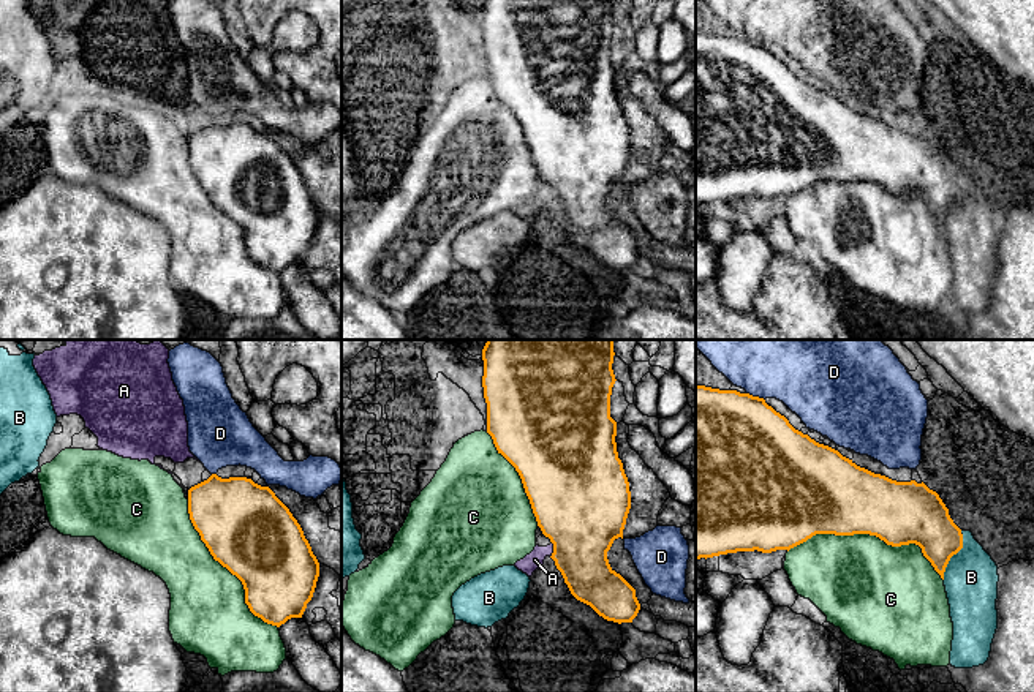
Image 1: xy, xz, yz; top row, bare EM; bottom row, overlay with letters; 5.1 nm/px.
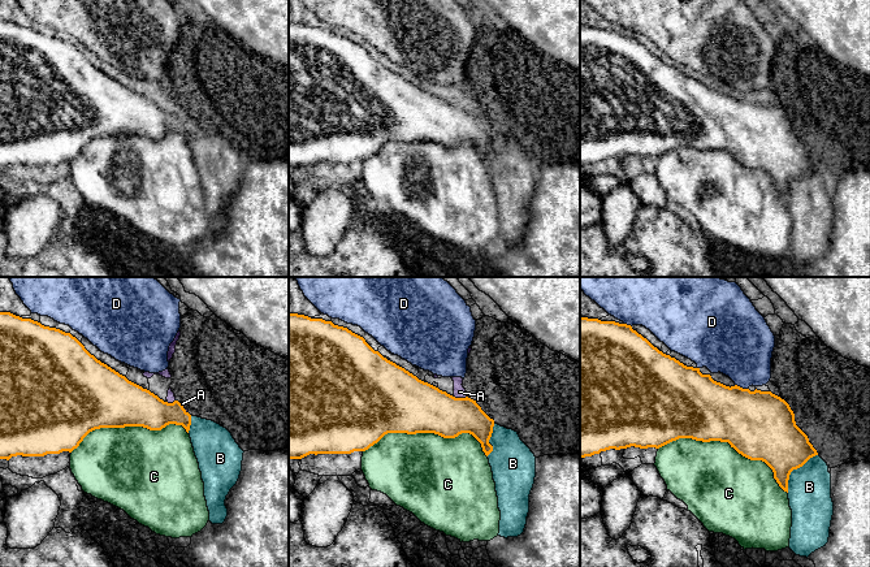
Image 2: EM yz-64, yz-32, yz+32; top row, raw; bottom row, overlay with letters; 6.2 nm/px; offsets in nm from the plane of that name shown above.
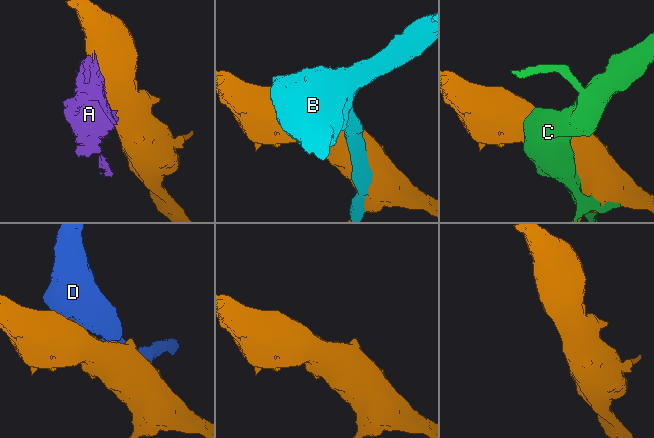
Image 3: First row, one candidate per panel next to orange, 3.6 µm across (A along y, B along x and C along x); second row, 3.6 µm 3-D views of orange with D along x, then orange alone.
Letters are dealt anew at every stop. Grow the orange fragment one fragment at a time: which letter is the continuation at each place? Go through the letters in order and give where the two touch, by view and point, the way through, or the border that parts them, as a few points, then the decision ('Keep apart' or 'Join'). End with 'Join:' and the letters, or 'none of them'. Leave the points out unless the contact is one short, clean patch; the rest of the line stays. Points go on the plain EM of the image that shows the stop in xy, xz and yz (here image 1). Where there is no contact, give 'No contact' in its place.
A: Touches orange at xz (554, 196). Boundary: xz (552, 188), (550, 203). Keep apart
B: Touches orange at yz (954, 199). Keep apart
C: Touches orange at yz (870, 180). Keep apart
D: Touches orange at yz (756, 43). Boundary: yz (747, 38), (764, 46). Keep apart
Join: none of them

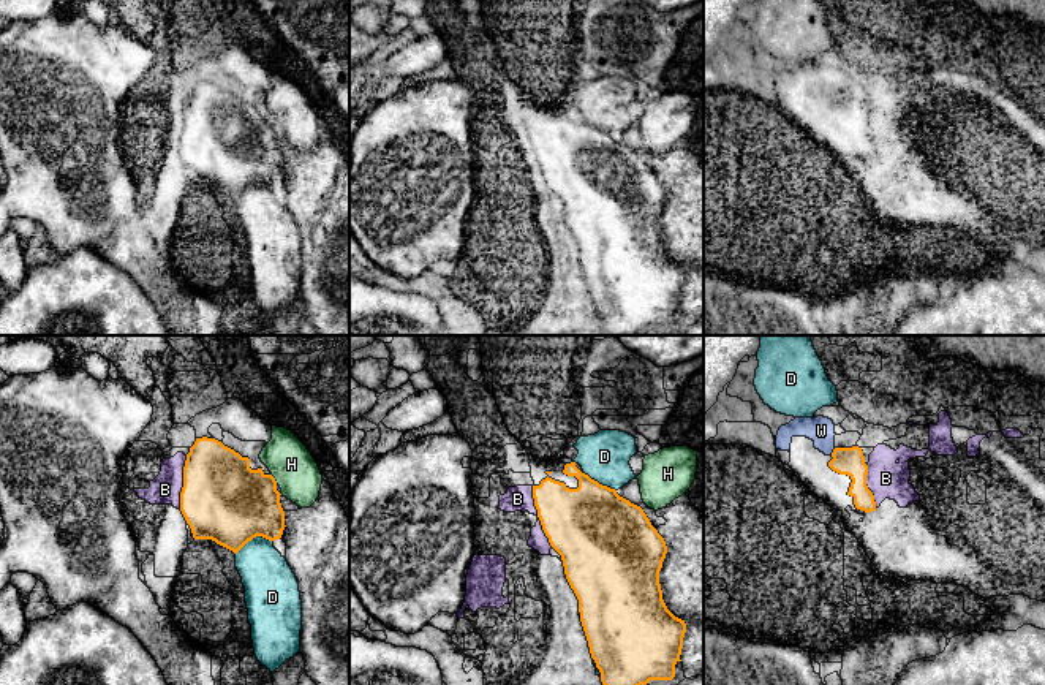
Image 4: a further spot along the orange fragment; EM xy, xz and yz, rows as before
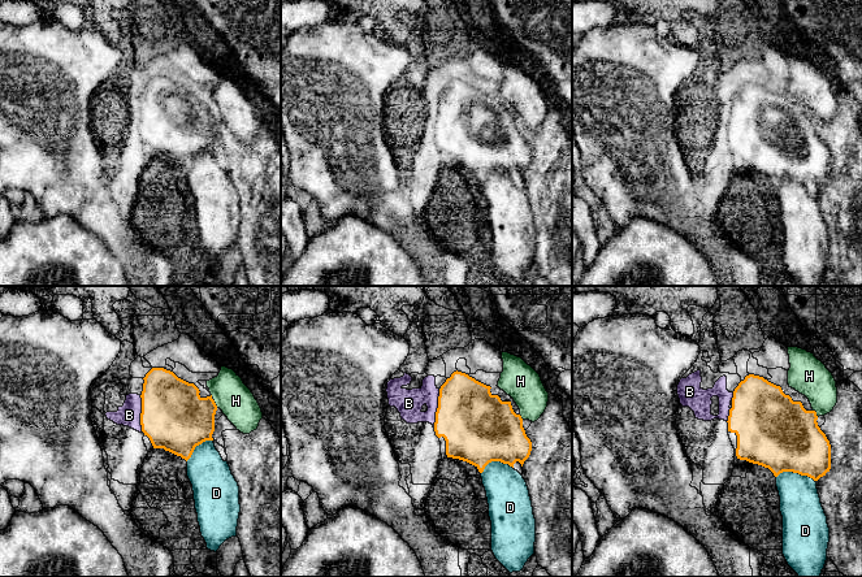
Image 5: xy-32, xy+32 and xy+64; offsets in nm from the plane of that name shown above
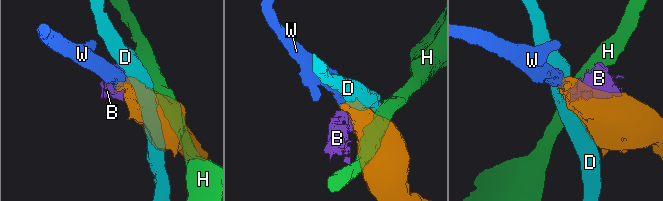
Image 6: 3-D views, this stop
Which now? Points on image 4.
B: Touches orange at xz (538, 162). Boundary: xz (531, 132), (541, 174), (552, 192). Keep apart
D: Touches orange at xy (253, 182). Keep apart
H: Touches orange at xy (274, 125). Boundary: xy (271, 121), (277, 128). Keep apart
W: Touches orange at yz (833, 97). Path across: yz (846, 106), (833, 97), (824, 87), (821, 76). Join
Join: W

